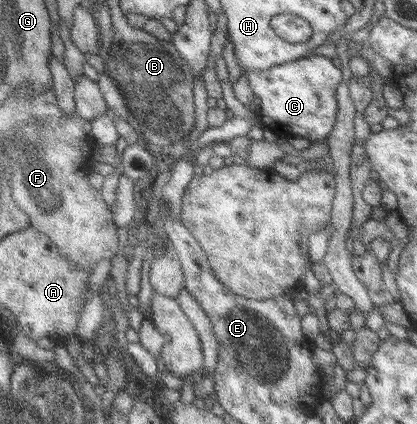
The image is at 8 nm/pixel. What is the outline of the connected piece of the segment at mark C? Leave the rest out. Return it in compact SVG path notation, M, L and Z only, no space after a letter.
M313 55L302 57L296 60L271 66L266 70L246 70L242 69L241 74L248 83L249 90L253 96L258 98L259 109L256 114L261 121L262 127L268 127L276 137L305 138L309 143L322 142L332 130L336 116L336 97L335 90L342 78L340 68L332 64L332 59L328 57Z

